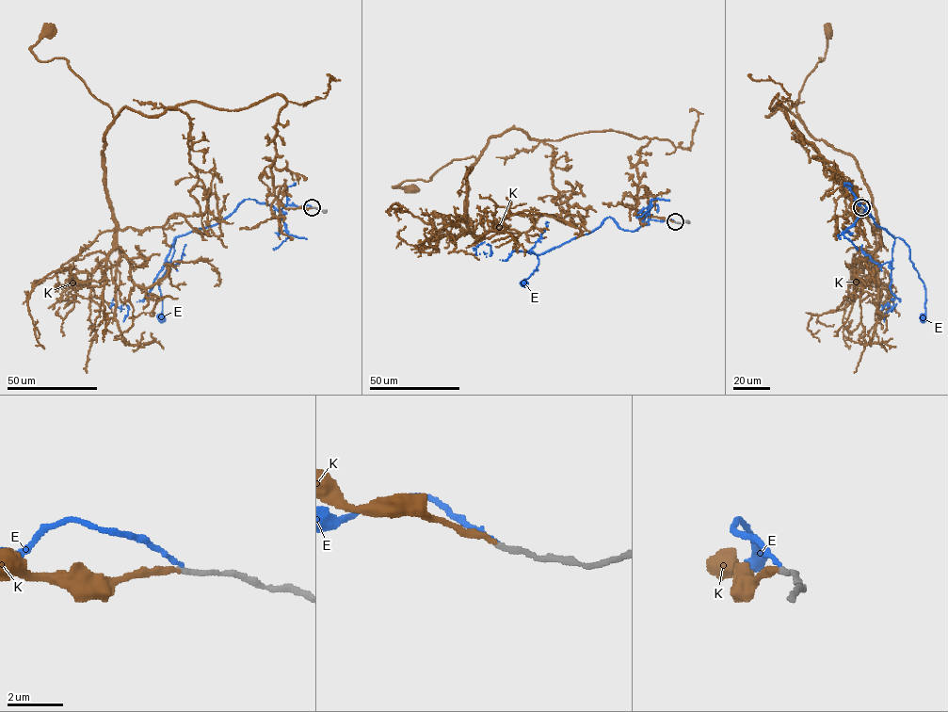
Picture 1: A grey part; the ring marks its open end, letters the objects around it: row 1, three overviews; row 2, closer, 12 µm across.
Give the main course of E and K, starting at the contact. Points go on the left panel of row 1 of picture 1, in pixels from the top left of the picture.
E: (312, 207), (288, 204), (278, 211), (245, 199), (216, 223), (174, 237), (171, 261), (159, 281), (160, 316)
K: (312, 207), (275, 195), (281, 96), (114, 118), (67, 59), (37, 58), (49, 31)

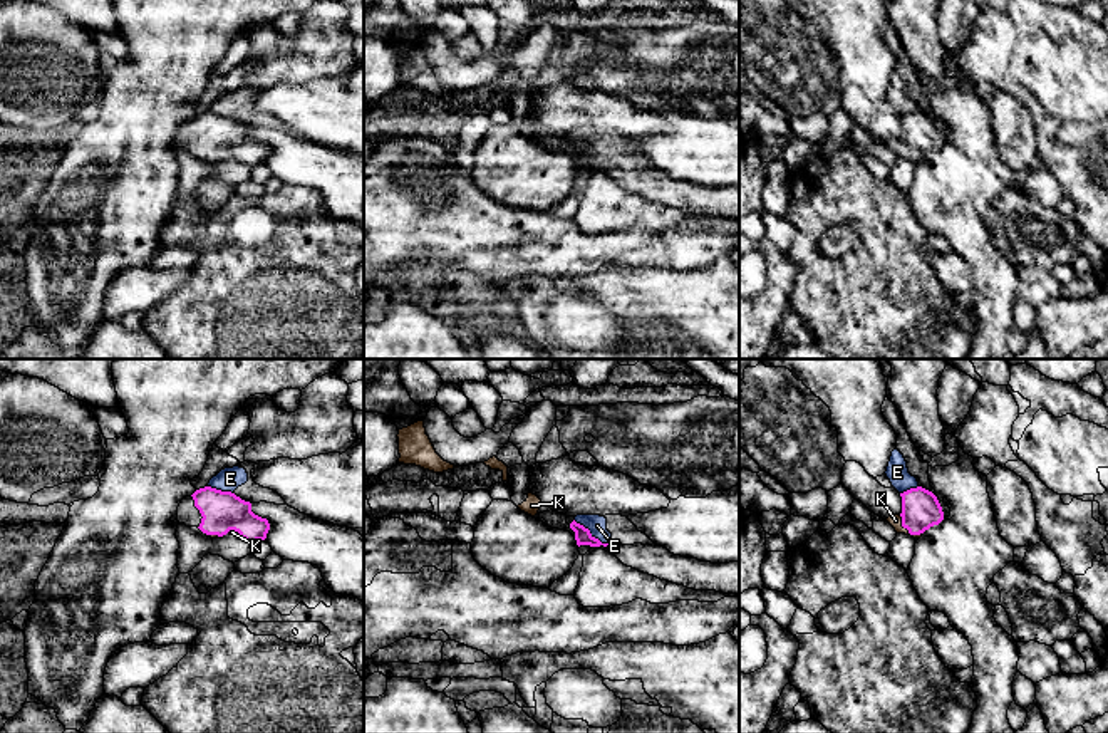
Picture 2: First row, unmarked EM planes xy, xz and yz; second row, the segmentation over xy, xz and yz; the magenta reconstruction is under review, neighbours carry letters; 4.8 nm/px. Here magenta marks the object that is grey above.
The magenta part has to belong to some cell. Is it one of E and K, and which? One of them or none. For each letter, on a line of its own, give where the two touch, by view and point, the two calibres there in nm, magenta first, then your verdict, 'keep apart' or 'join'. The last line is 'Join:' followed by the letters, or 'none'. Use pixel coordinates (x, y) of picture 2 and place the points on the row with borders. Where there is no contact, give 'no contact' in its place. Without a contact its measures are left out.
E: meets magenta in xz at (589, 532); 80 nm thick on the magenta side, 90 nm on the other; keep apart
K: meets magenta in yz at (907, 529); 190 nm thick on the magenta side, 60 nm on the other; join
Join: K

